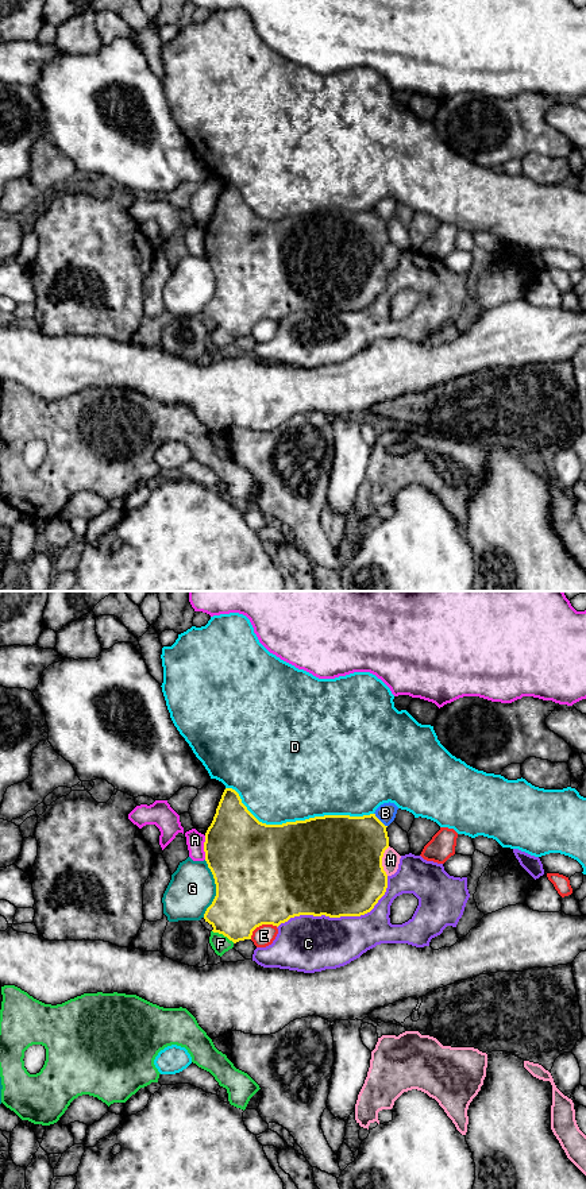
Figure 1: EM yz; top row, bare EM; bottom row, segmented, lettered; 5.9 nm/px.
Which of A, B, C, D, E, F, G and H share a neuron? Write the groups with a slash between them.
A / B / C / D / E / F / G / H

